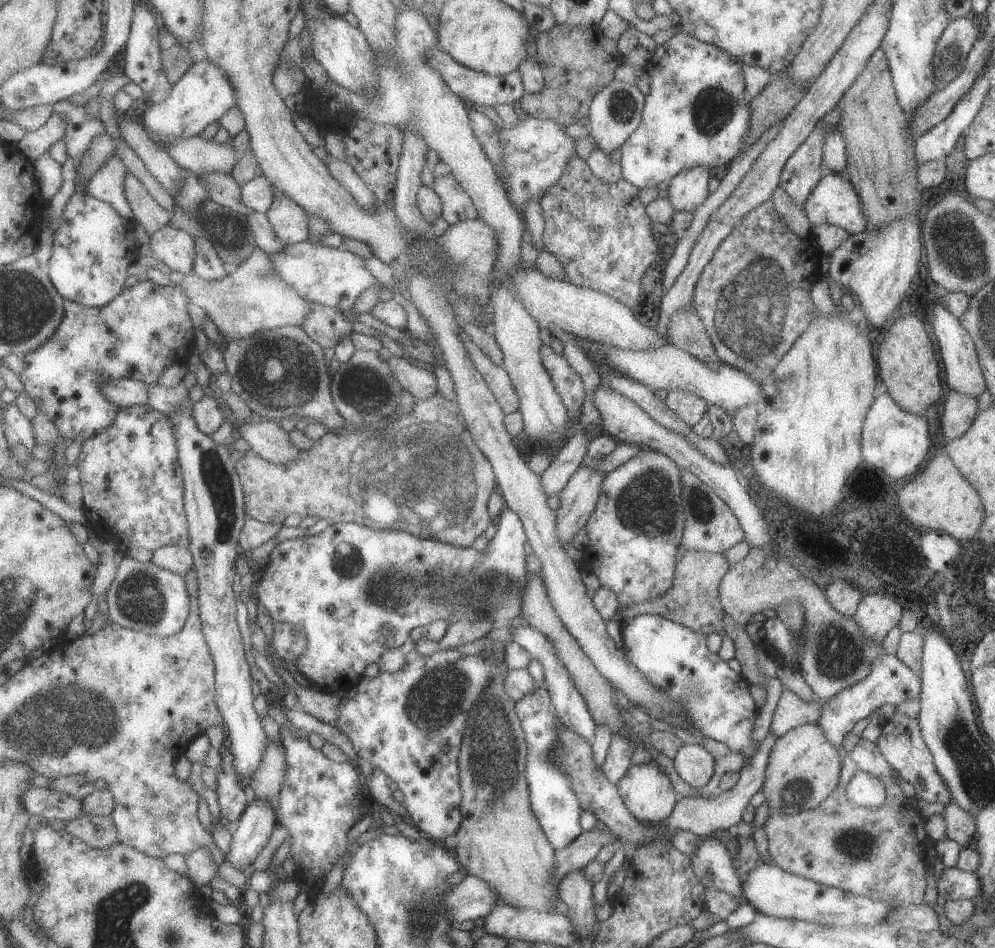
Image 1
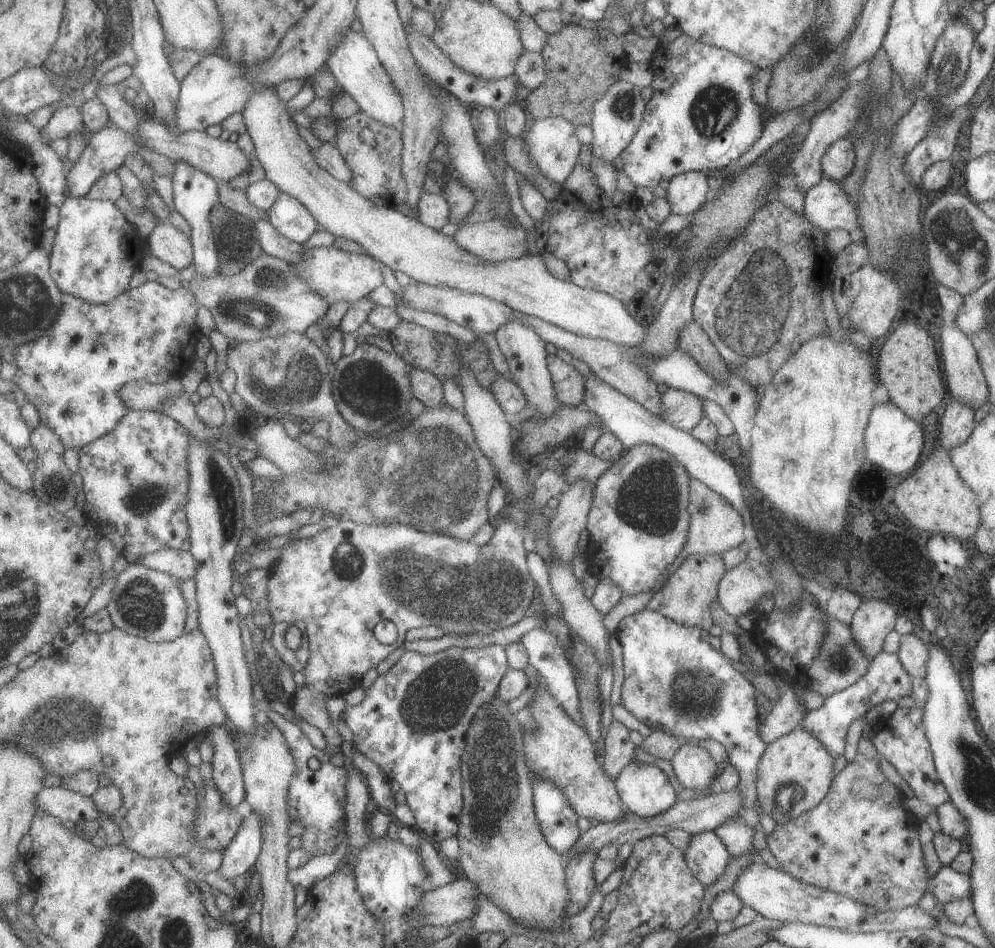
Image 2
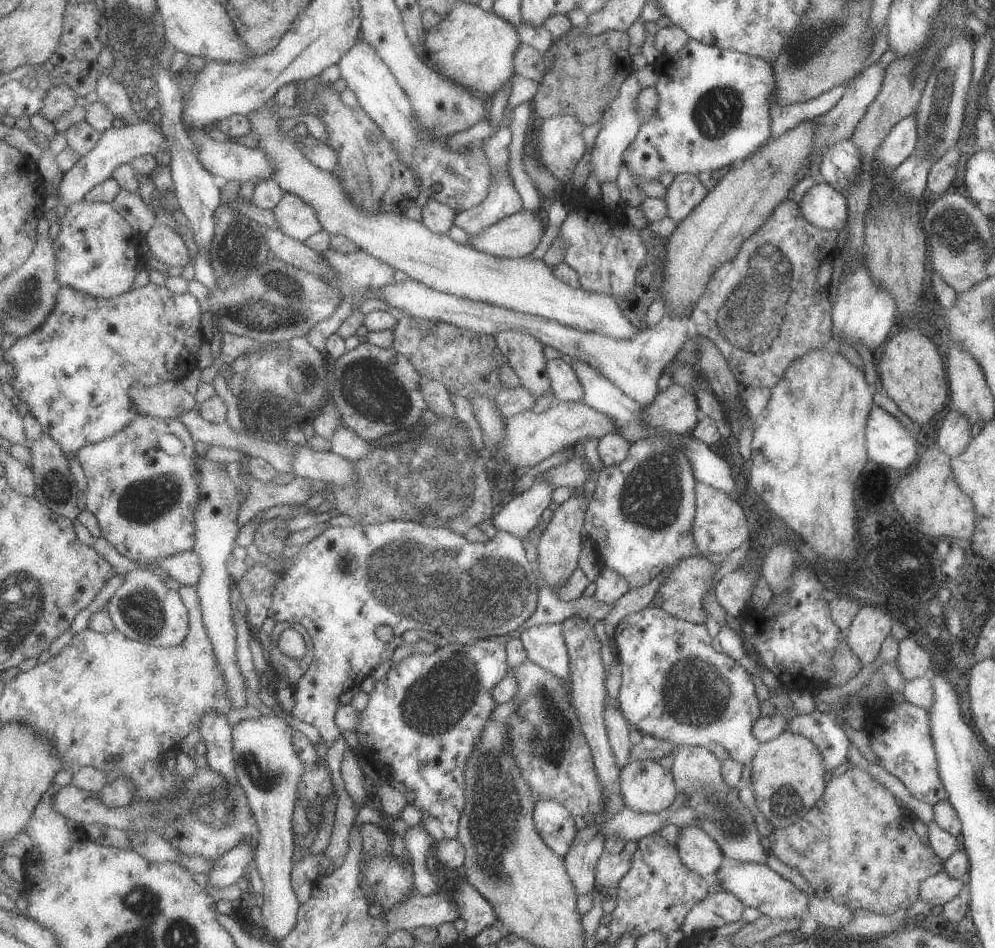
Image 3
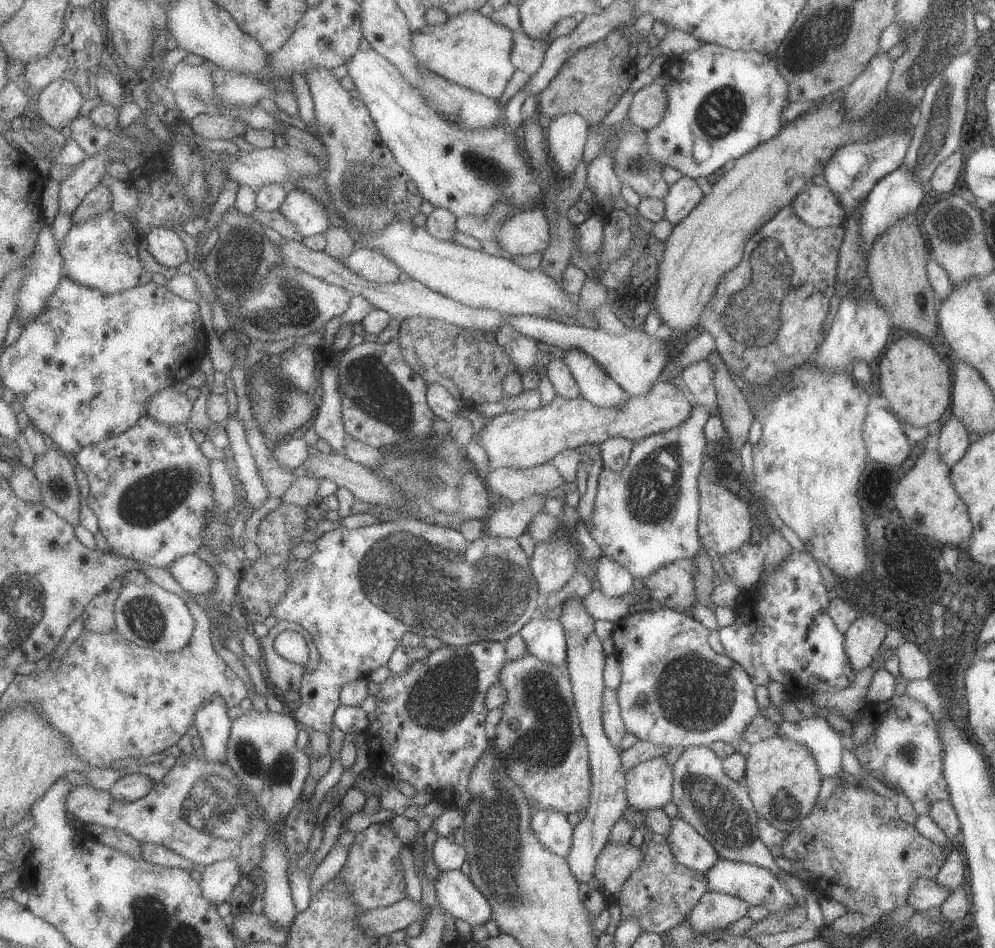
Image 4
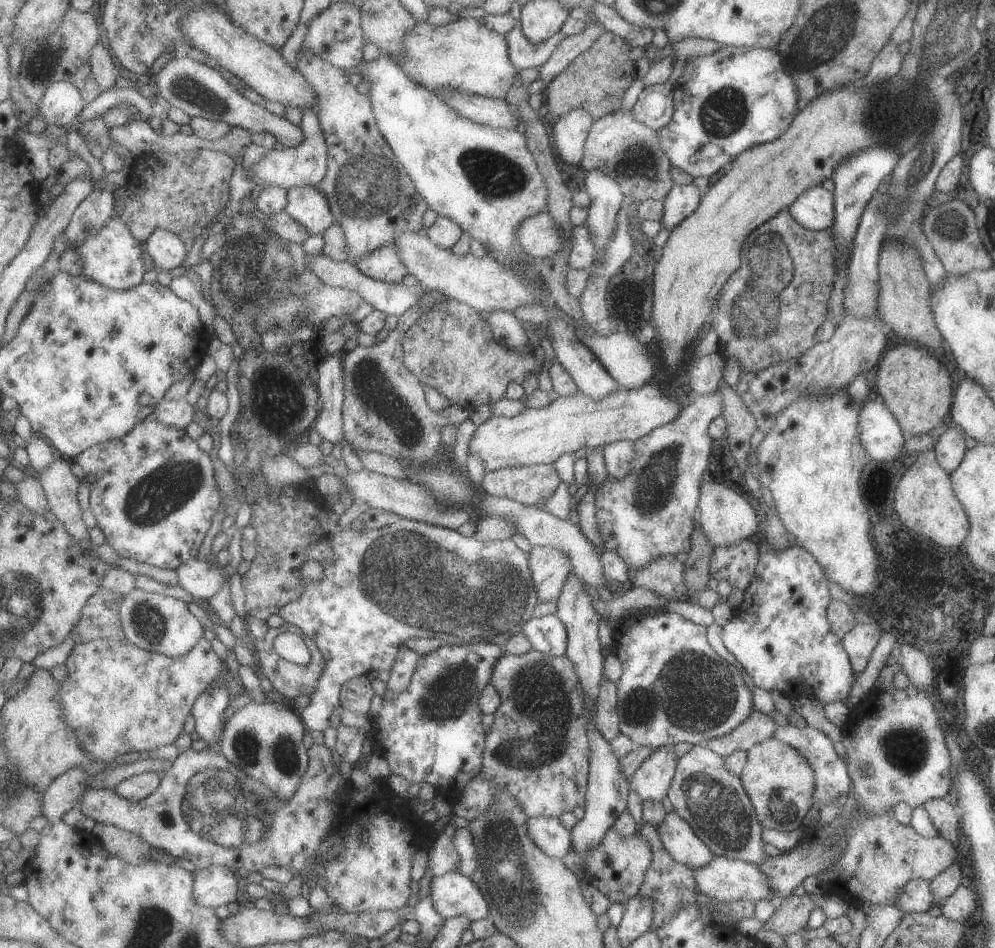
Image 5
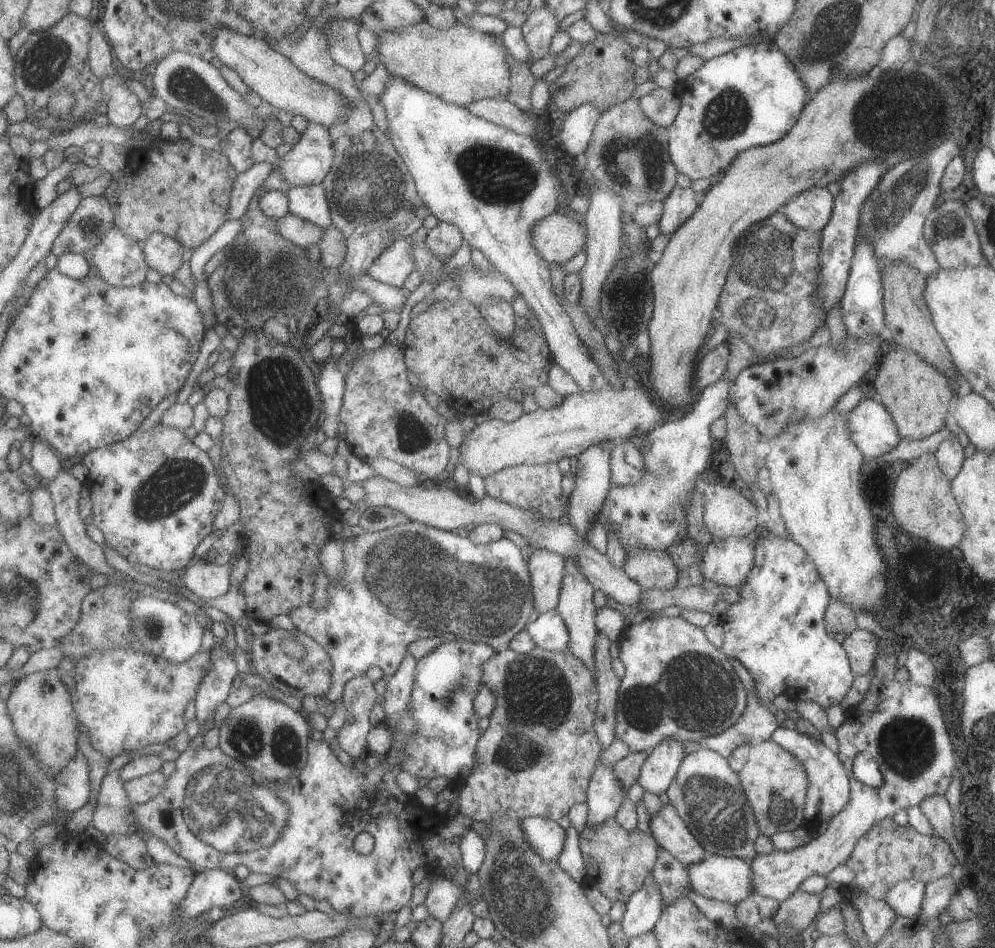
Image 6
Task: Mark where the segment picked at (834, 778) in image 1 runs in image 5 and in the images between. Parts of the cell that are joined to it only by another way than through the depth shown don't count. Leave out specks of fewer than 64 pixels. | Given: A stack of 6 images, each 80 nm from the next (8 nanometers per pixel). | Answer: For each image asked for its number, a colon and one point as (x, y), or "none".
2: (793, 773)
3: (786, 773)
4: (781, 776)
5: (779, 783)

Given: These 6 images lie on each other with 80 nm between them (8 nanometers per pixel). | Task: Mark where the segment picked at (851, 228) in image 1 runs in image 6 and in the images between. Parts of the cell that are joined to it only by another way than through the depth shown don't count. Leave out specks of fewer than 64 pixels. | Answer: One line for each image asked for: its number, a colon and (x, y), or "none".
2: (826, 206)
3: (822, 206)
4: (816, 206)
5: (813, 209)
6: (810, 209)

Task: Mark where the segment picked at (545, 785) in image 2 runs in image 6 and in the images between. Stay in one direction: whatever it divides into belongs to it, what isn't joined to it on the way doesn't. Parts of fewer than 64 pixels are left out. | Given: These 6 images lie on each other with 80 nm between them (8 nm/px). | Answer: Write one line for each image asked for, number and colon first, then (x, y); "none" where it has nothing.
3: (554, 823)
4: (551, 827)
5: (547, 833)
6: (546, 837)

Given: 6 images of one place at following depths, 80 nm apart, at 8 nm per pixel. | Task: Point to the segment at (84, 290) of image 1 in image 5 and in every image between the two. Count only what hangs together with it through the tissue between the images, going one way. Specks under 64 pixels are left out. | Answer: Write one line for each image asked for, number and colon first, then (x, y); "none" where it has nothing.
2: (94, 255)
3: (97, 248)
4: (102, 253)
5: (114, 257)

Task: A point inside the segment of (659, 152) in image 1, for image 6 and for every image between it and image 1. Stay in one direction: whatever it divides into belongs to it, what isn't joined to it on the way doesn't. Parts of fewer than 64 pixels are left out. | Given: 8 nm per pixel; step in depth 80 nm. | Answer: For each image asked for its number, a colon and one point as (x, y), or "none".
2: (702, 116)
3: (713, 111)
4: (720, 103)
5: (735, 98)
6: (751, 96)

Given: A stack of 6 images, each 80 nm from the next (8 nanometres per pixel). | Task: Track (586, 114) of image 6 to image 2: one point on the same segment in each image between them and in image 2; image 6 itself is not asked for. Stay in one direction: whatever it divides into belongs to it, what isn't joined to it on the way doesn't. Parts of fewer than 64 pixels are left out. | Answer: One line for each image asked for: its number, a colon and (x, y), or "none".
2: (551, 143)
3: (559, 141)
4: (566, 135)
5: (569, 133)

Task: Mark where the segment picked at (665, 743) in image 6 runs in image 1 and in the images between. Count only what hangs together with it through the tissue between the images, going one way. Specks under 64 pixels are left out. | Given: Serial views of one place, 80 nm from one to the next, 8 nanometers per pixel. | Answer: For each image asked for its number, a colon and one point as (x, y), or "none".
1: (646, 791)
2: (643, 789)
3: (645, 786)
4: (648, 785)
5: (650, 781)

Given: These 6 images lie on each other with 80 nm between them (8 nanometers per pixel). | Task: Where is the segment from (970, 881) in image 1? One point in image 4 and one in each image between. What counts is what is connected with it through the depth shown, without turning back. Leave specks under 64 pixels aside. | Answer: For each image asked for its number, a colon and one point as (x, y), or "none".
2: (946, 885)
3: (936, 890)
4: (923, 893)

